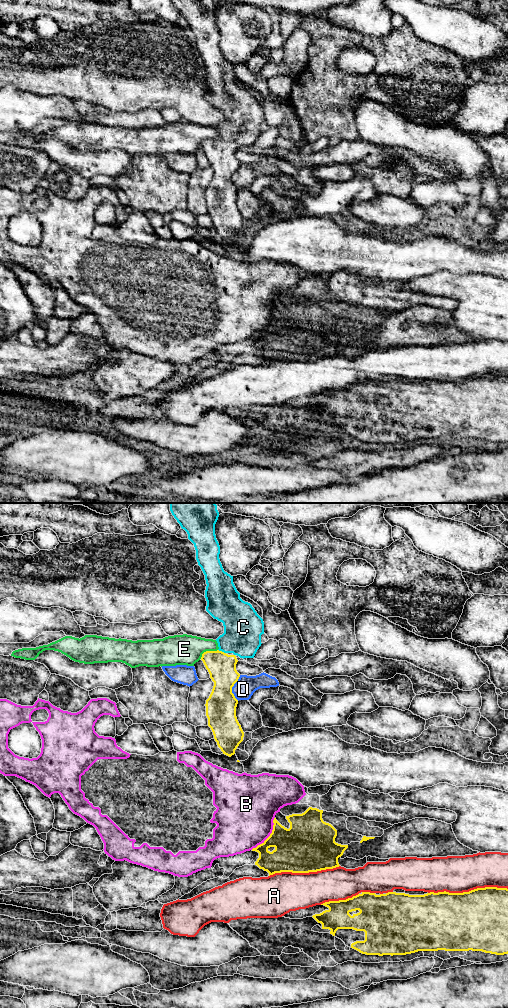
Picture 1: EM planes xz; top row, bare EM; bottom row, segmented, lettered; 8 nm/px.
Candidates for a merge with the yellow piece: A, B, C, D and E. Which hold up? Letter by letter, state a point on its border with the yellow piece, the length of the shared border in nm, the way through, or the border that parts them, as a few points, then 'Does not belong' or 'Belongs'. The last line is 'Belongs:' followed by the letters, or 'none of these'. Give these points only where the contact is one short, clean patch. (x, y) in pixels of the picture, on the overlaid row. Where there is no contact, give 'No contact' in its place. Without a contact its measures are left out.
A: Touches yellow at xz (467, 892). Shared border 650 nm. Does not belong
B: Touches yellow at xz (270, 835). Shared border 320 nm. Does not belong
C: Touches yellow at xz (221, 651). Shared border 70 nm. Path across: xz (222, 667), (221, 651), (242, 633). Belongs
D: Touches yellow at xz (231, 688). Shared border 200 nm. Boundary: xz (240, 675), (232, 687), (232, 693), (237, 700). Does not belong
E: Touches yellow at xz (207, 651). Shared border 160 nm. Boundary: xz (217, 649), (205, 651), (200, 658). Does not belong
Belongs: C

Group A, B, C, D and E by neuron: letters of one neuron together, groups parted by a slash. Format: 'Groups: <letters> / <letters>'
Groups: A / B / C / D / E

